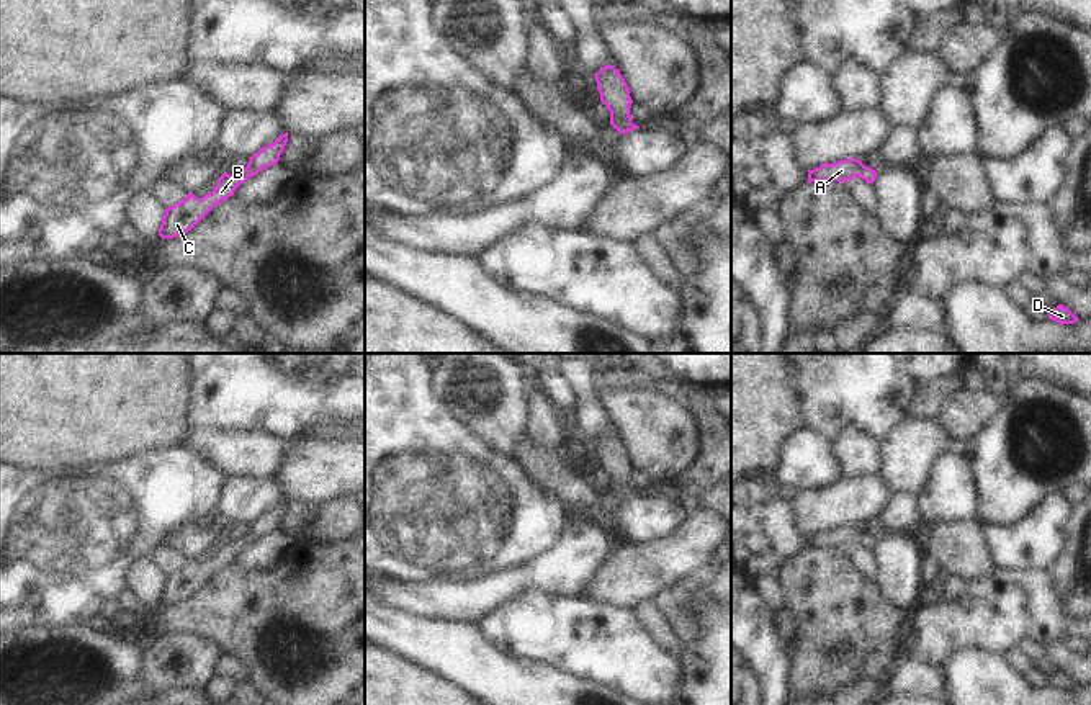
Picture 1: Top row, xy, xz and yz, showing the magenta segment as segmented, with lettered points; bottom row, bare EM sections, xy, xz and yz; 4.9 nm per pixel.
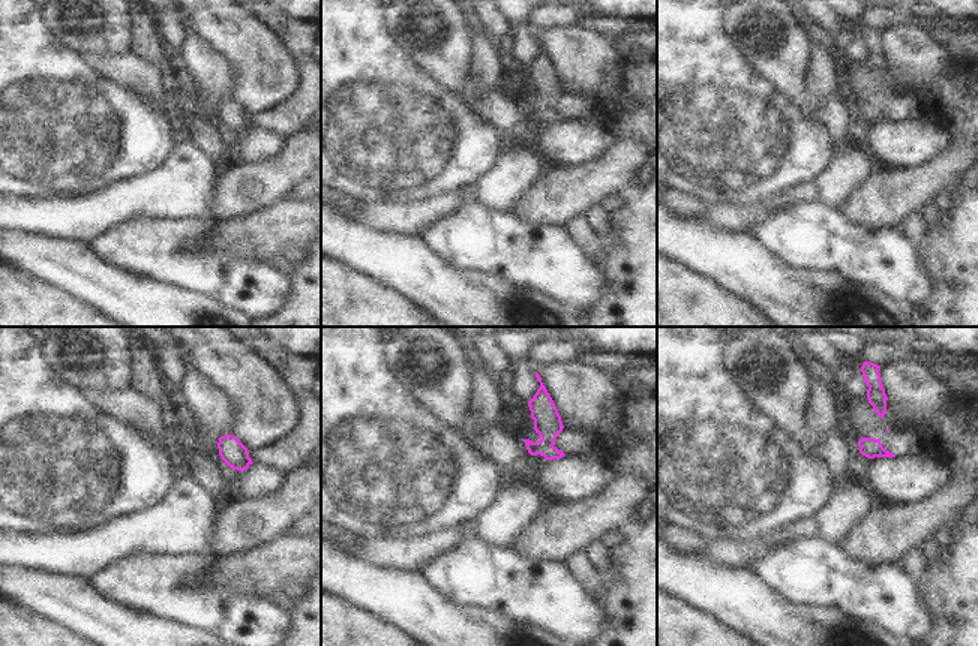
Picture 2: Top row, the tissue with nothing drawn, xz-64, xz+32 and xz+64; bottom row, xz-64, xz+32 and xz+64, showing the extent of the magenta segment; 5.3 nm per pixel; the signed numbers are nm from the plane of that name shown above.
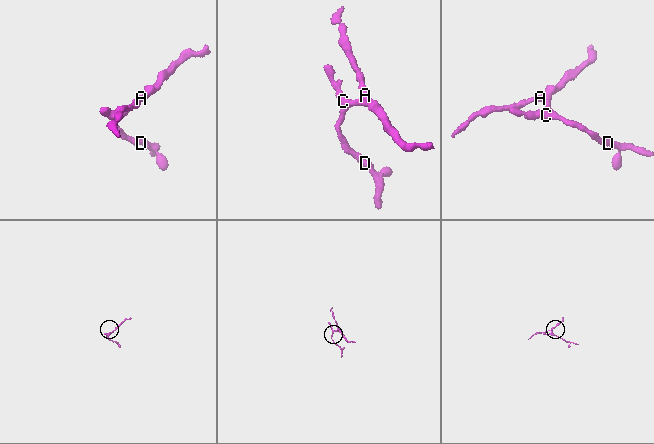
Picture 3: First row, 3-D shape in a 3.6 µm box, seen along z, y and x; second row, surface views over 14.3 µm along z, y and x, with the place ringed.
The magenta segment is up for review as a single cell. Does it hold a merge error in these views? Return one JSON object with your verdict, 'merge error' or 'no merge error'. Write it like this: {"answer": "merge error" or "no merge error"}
{"answer": "merge error"}

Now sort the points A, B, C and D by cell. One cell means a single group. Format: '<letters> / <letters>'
A / B C D

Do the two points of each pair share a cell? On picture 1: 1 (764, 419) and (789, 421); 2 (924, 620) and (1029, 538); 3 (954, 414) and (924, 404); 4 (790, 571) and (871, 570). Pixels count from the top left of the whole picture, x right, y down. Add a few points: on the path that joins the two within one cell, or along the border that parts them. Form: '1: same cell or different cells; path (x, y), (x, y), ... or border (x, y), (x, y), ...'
1: same cell; path (771, 419), (782, 419)
2: different cells; border (996, 565), (1034, 570)
3: different cells; border (964, 386), (944, 403), (936, 419)
4: different cells; border (846, 548), (851, 561), (874, 579)

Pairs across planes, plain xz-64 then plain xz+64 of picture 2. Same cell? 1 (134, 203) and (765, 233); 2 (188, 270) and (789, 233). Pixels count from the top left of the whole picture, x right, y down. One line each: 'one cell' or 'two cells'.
1: two cells
2: one cell

